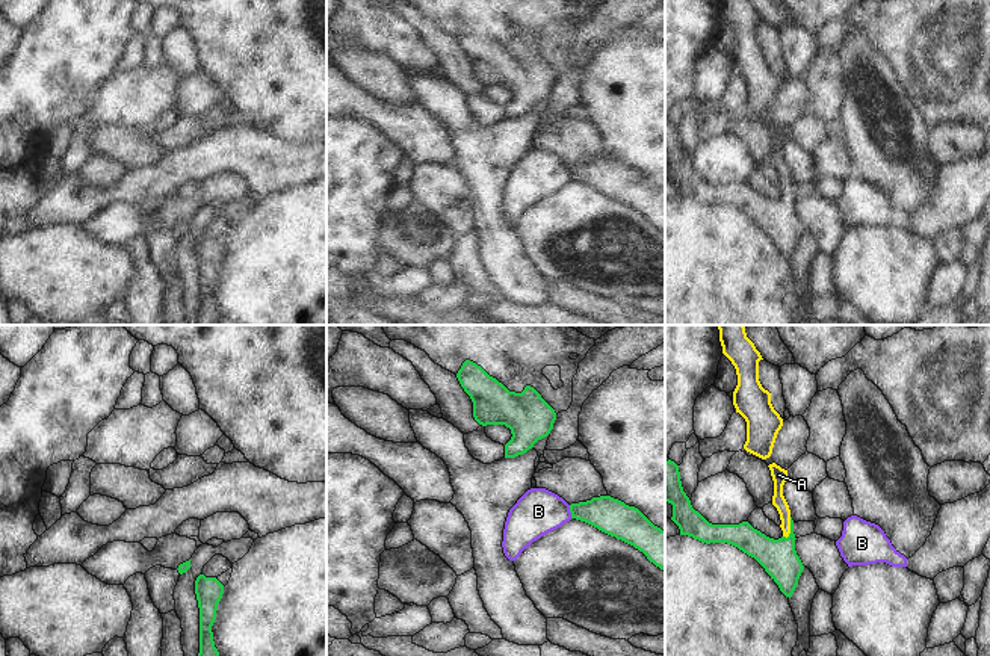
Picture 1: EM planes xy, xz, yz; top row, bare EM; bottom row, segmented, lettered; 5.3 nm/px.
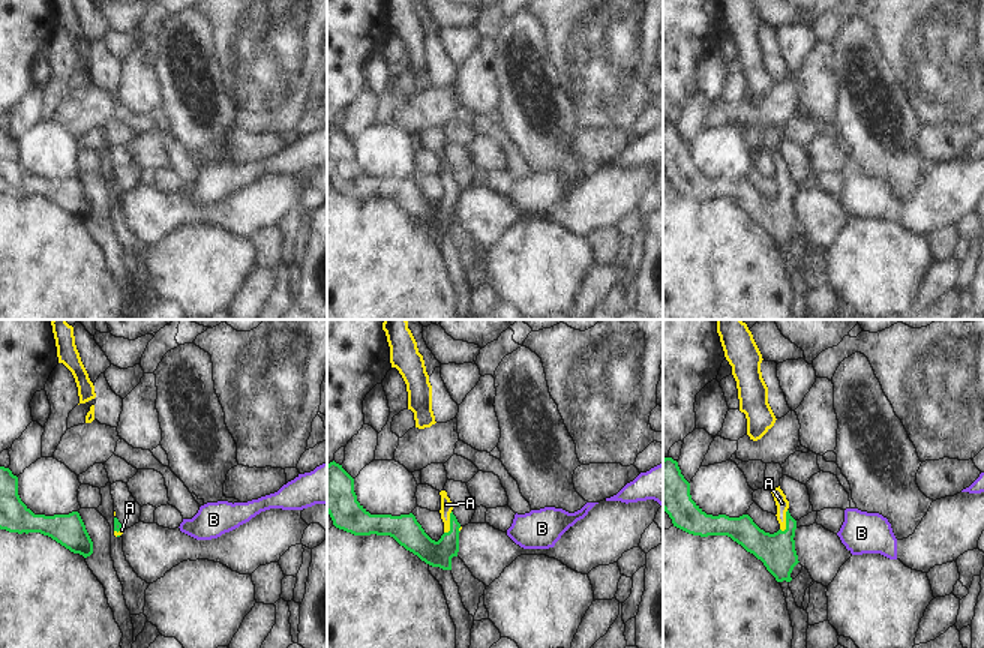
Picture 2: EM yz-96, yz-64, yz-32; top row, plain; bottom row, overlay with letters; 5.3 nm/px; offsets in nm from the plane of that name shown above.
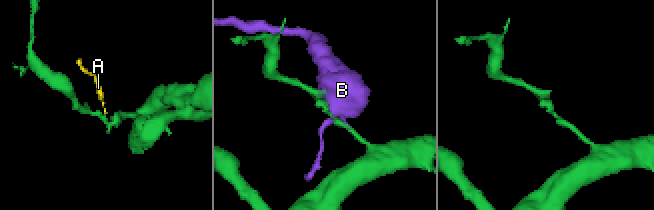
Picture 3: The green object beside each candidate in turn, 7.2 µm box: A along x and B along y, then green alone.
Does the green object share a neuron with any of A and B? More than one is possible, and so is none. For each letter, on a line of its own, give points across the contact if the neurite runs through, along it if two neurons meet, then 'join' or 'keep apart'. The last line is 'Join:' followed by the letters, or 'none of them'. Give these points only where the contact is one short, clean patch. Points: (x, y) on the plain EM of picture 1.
A: across yz (779, 219), (791, 189), (779, 162) | join
B: keep apart
Join: A

